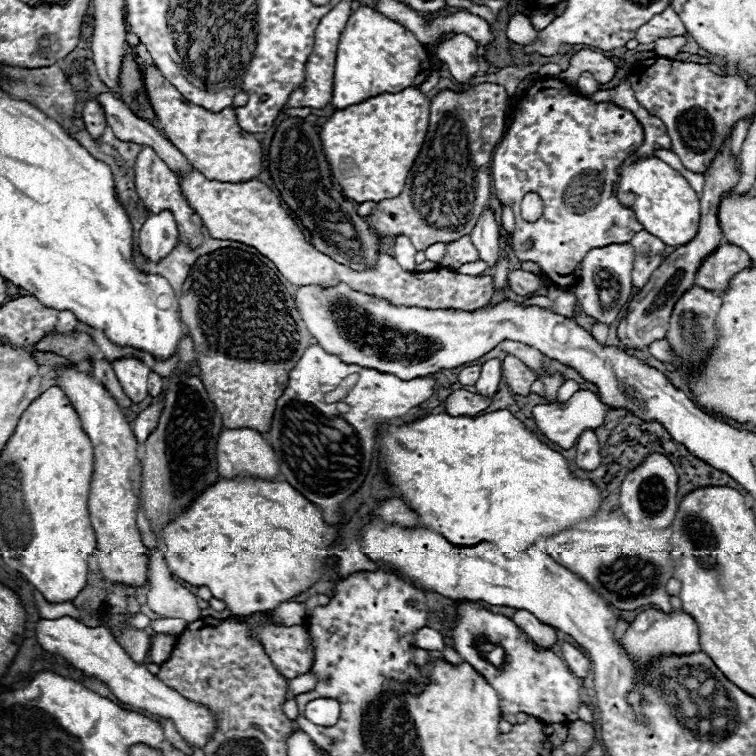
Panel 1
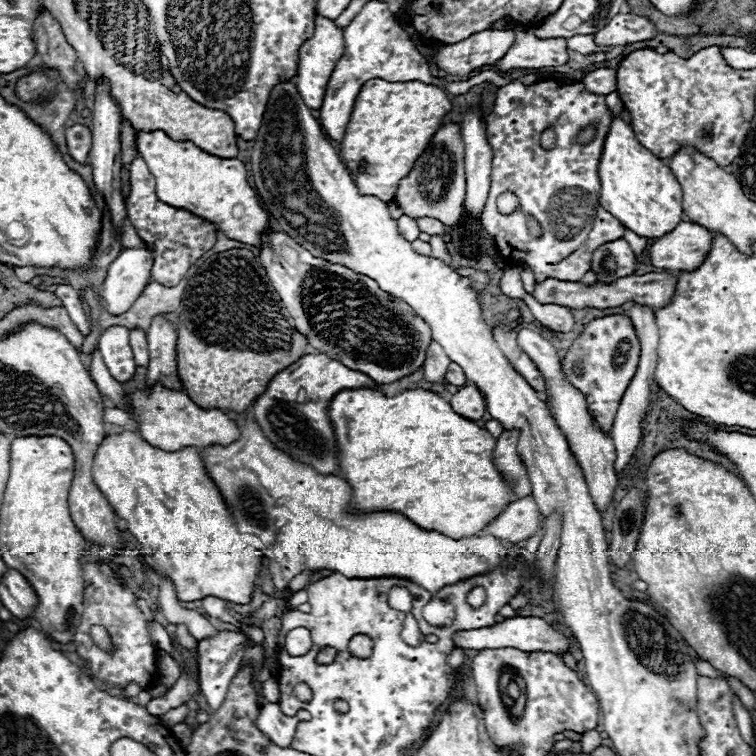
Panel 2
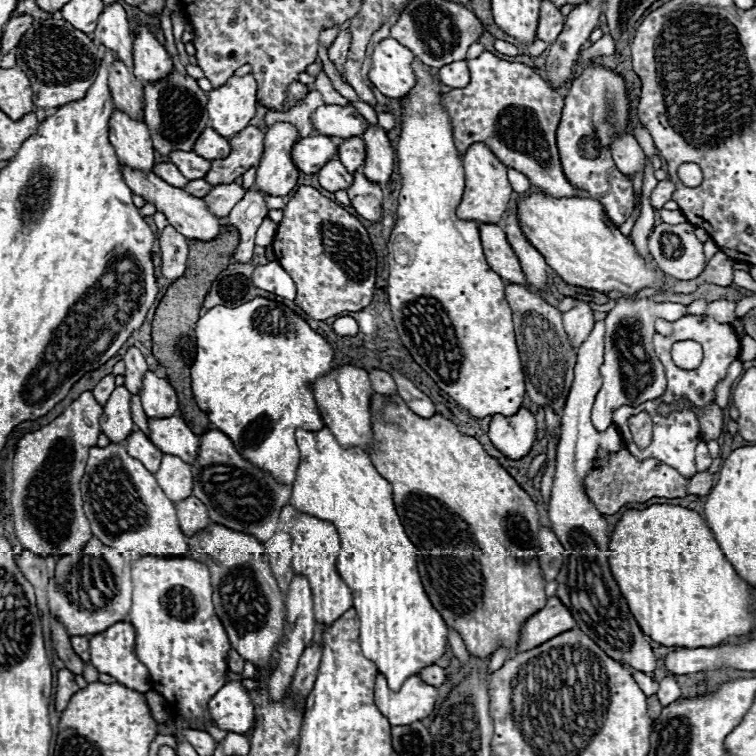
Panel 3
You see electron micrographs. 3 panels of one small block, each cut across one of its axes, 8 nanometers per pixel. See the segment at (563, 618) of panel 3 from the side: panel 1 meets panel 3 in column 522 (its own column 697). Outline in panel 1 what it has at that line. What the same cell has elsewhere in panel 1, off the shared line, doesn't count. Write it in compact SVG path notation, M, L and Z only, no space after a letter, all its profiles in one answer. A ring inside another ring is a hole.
M646 610L638 614L636 620L630 624L622 638L622 644L624 648L628 648L628 652L632 652L634 662L646 662L664 652L698 652L700 650L698 624L684 610L672 610L670 614L660 610Z

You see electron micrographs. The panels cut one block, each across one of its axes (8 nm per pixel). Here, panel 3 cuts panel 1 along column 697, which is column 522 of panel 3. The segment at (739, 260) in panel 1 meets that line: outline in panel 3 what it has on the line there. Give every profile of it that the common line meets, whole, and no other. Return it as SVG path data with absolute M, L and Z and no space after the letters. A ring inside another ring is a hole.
M478 224L480 240L488 266L510 284L524 284L524 274L516 254L512 252L506 234L496 224Z

